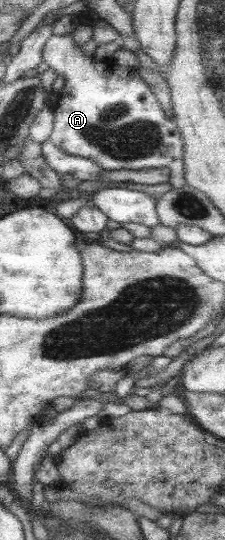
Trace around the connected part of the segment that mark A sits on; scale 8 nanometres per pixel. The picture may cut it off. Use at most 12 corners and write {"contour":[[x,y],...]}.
{"contour":[[51,35],[48,143],[103,171],[166,168],[183,141],[137,69]]}

